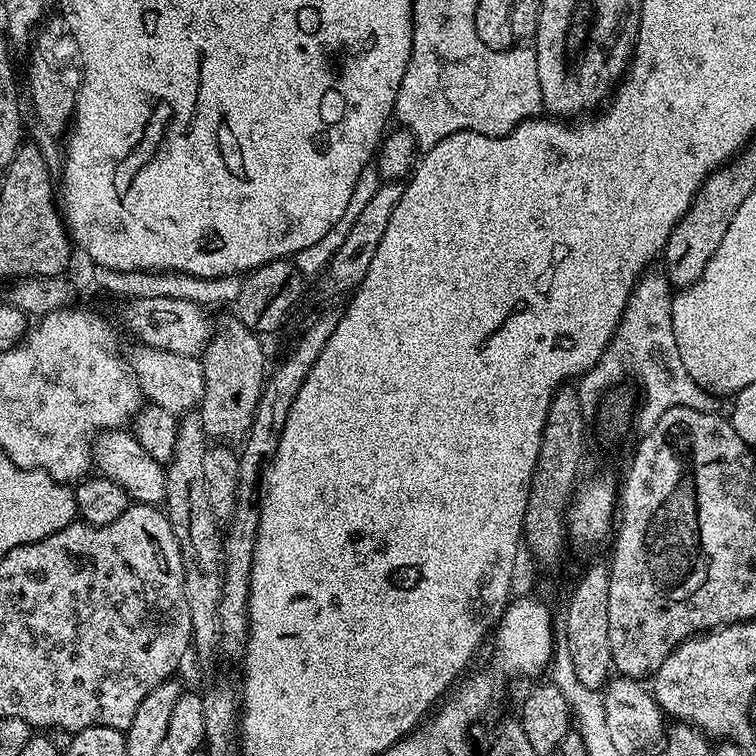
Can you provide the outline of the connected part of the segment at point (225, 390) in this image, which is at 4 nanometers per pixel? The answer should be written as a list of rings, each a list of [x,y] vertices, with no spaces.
[[[229,320],[228,328],[217,327],[213,331],[212,339],[199,357],[204,375],[204,397],[199,402],[198,415],[204,432],[216,442],[240,442],[248,435],[266,379],[261,337],[251,332],[241,320]]]

